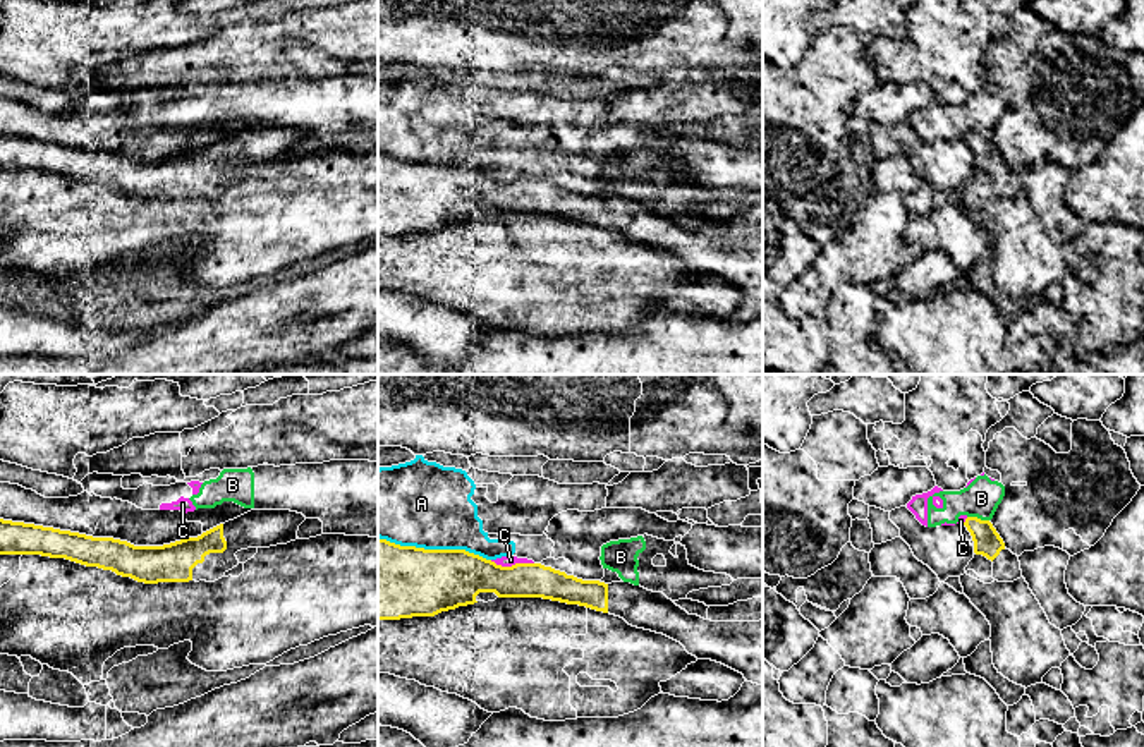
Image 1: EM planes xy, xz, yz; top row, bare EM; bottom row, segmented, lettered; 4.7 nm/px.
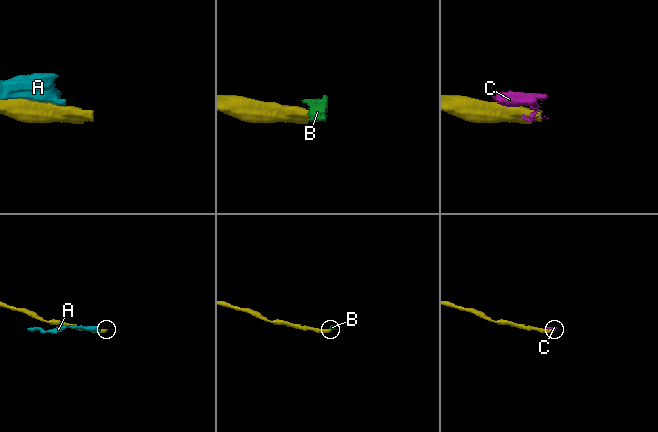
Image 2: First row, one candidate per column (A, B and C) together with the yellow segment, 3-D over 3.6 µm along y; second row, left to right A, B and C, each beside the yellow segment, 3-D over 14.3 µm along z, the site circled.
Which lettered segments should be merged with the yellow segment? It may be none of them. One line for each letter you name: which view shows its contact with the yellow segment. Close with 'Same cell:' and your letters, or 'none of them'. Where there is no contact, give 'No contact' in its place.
Same cell: none of them

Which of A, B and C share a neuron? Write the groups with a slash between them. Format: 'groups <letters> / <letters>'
groups A / B C

